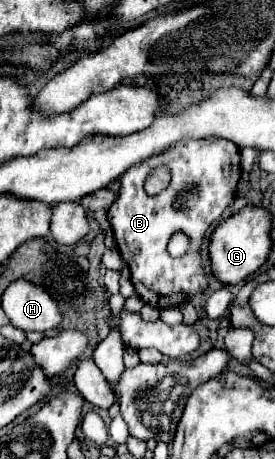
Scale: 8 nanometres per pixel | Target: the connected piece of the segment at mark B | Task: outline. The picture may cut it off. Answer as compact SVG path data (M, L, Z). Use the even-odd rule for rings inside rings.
M188 138L164 154L132 166L120 178L118 198L108 210L108 220L118 250L132 272L132 284L150 306L178 306L188 296L192 298L206 290L208 282L200 264L200 244L210 224L232 204L240 174L240 148L234 142L224 138ZM160 164L170 166L172 182L158 196L148 196L144 192L144 180ZM176 232L190 238L190 248L182 258L172 258L166 250L168 240Z

